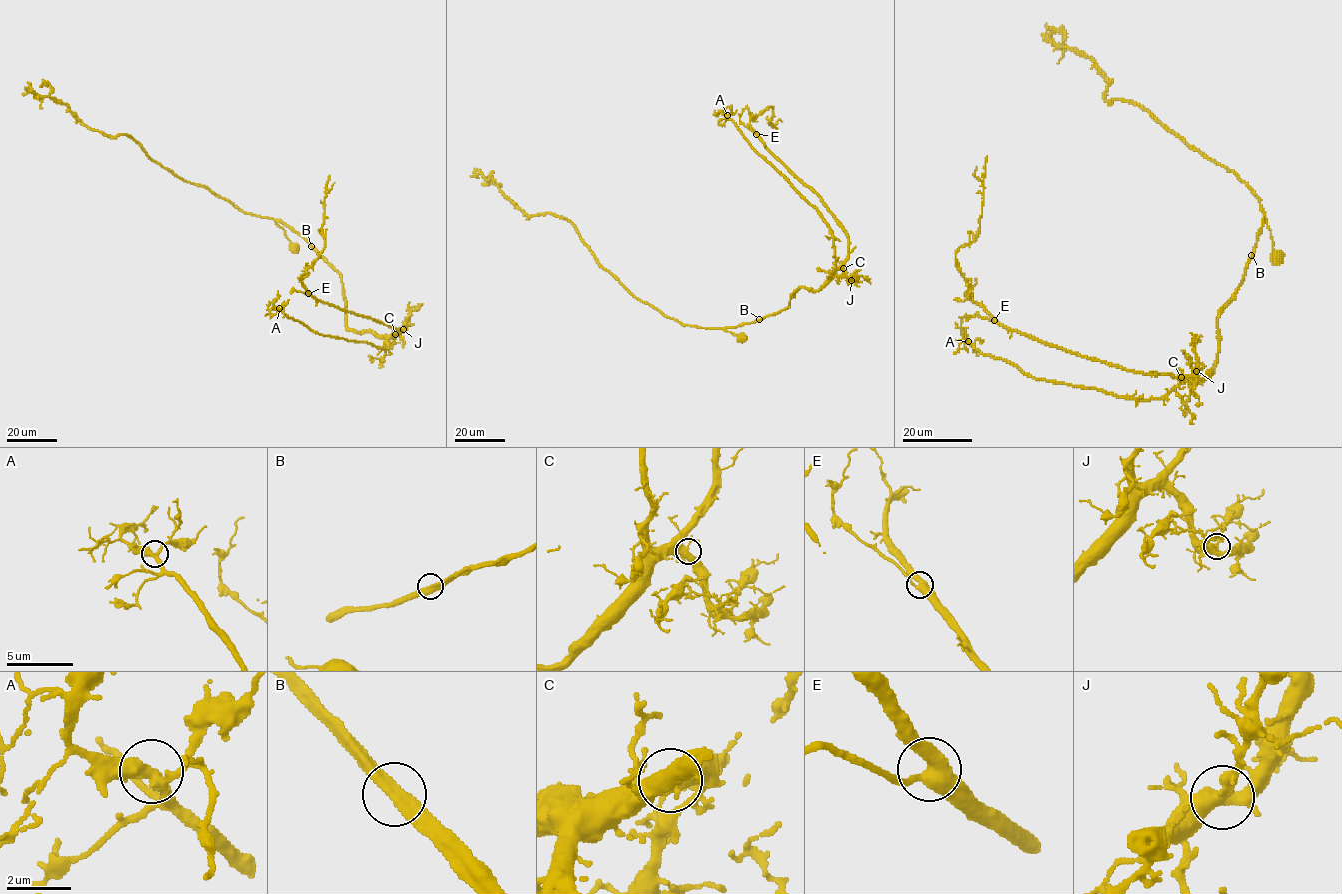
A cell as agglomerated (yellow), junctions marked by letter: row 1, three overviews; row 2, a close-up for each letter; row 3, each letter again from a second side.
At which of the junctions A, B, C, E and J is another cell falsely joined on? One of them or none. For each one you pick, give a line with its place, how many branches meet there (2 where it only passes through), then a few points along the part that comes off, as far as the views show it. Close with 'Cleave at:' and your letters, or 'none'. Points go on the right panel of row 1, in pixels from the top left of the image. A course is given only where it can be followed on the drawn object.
Cleave at: none

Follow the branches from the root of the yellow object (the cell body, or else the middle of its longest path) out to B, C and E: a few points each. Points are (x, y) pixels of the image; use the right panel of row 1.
B: (1275, 256), (1265, 218), (1252, 255)
C: (1275, 256), (1265, 218), (1244, 280), (1218, 318), (1217, 364), (1208, 373), (1211, 373), (1202, 378), (1181, 377)
E: (1275, 256), (1265, 218), (1244, 280), (1218, 318), (1217, 362), (1198, 379), (1131, 372), (994, 320)

